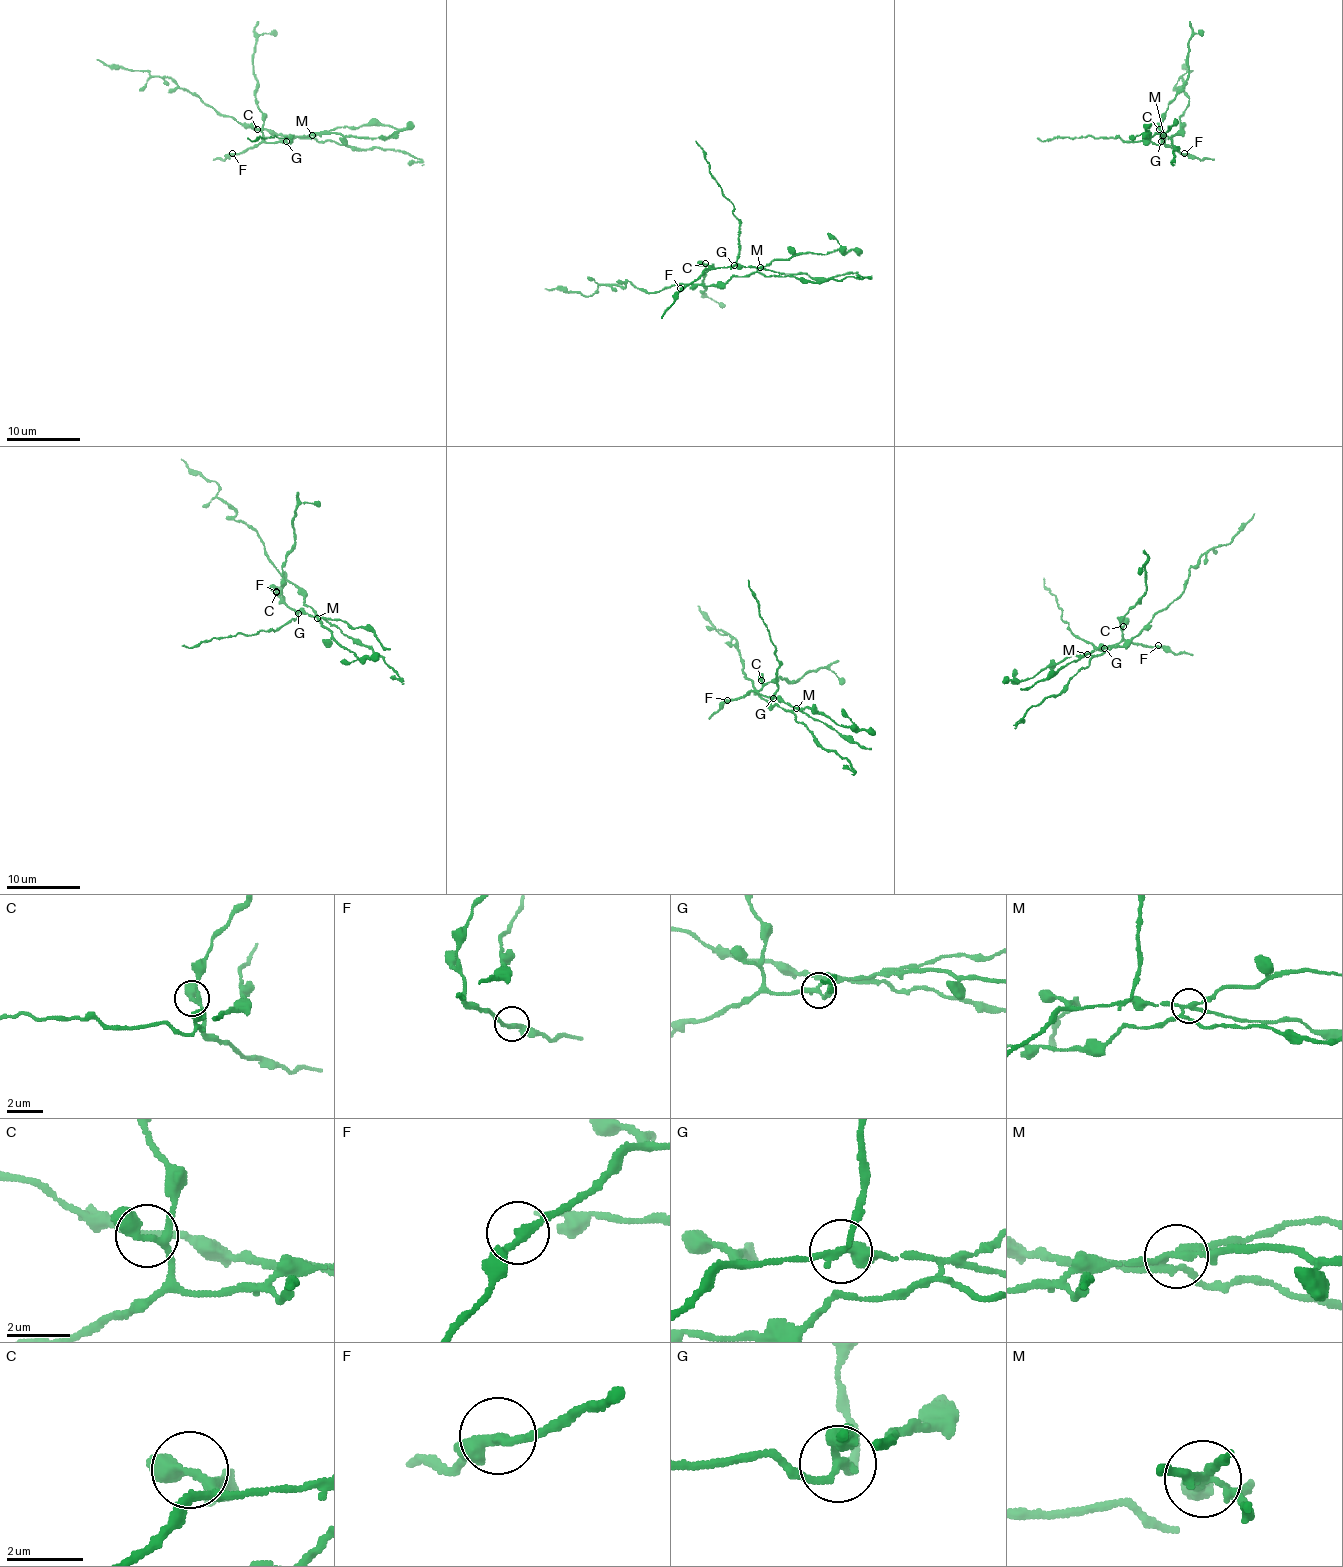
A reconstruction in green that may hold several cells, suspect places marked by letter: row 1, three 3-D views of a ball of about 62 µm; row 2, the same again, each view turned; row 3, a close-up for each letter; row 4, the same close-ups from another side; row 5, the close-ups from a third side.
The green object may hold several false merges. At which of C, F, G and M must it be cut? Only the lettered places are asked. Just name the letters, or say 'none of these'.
G, M

